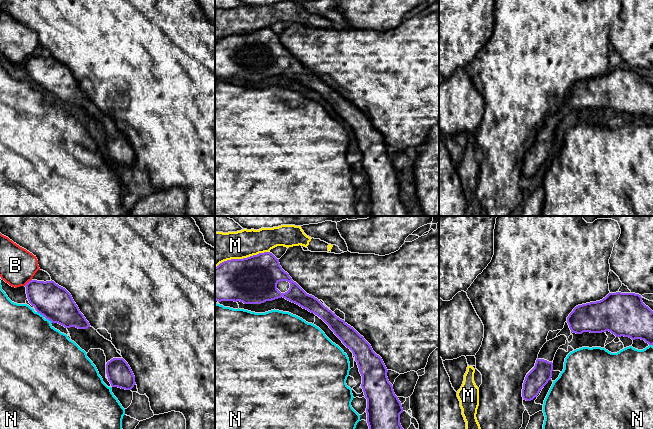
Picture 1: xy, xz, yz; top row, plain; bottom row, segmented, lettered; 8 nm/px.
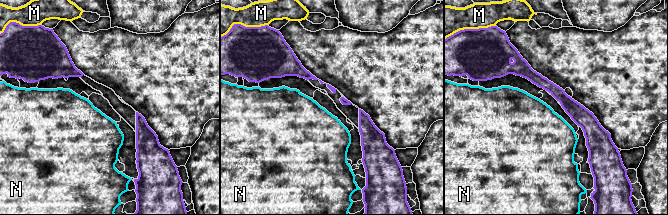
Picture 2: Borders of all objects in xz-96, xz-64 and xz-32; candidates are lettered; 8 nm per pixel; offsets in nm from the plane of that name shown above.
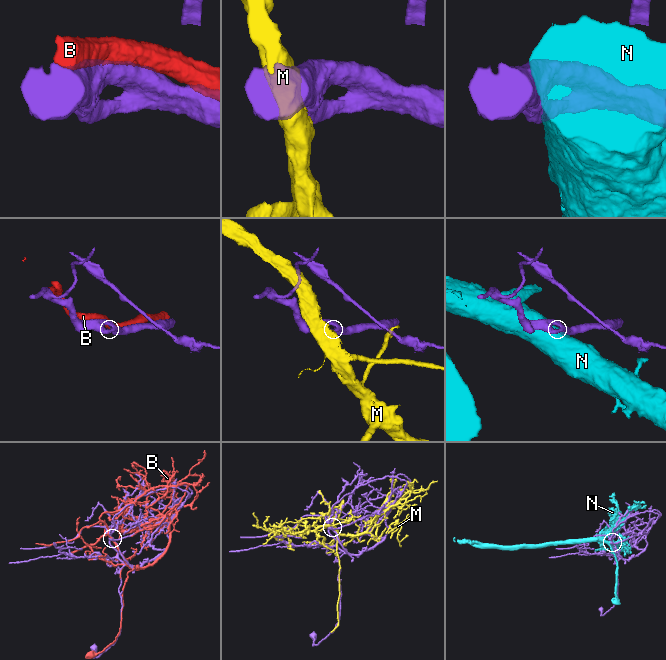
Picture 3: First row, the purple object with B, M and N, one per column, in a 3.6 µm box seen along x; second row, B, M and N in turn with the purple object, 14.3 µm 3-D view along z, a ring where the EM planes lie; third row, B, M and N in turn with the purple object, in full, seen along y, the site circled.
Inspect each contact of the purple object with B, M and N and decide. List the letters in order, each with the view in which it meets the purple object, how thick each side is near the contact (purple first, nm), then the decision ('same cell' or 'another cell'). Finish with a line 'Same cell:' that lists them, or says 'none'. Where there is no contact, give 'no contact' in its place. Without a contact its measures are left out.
B: xy | 280/280 nm | another cell
M: xz | 380/260 nm | another cell
N: xy | 280/460 nm | another cell
Same cell: none

